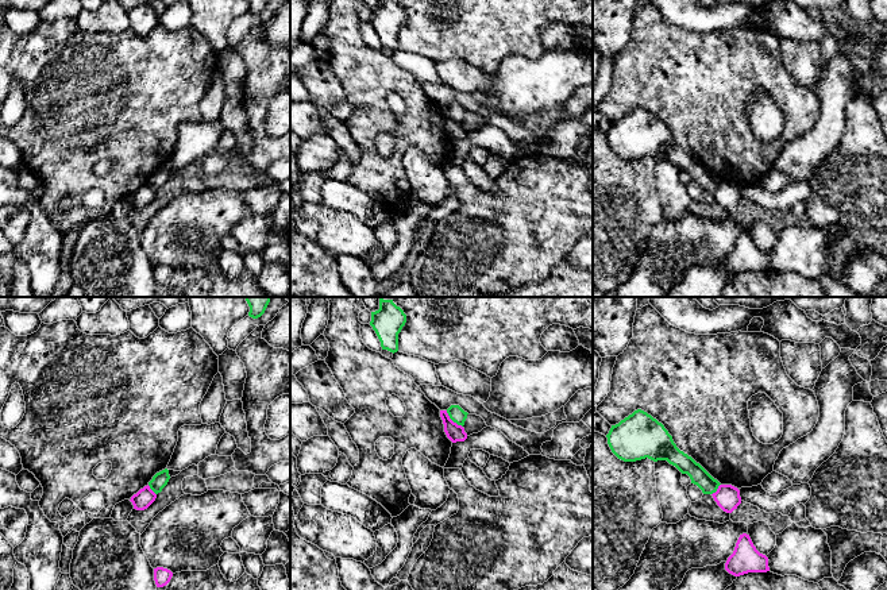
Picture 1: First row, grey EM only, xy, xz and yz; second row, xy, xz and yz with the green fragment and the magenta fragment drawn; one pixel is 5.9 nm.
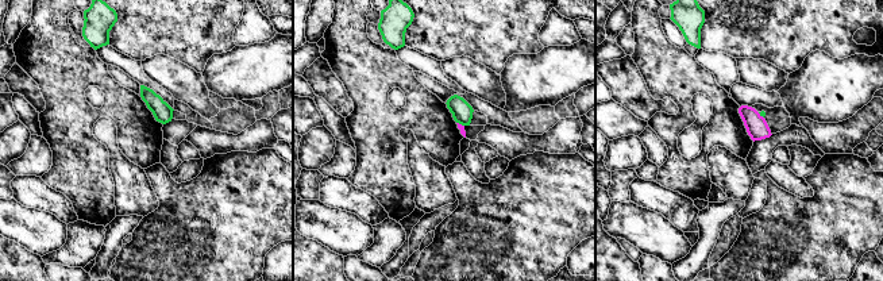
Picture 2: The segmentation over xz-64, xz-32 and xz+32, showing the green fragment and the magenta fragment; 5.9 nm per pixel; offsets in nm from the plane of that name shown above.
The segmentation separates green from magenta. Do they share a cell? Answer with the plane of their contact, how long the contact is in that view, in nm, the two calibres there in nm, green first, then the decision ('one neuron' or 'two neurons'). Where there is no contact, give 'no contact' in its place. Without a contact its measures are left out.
meets green in xz; contact 140 nm long; 90 nm thick on the green side, 100 nm on the other; two neurons

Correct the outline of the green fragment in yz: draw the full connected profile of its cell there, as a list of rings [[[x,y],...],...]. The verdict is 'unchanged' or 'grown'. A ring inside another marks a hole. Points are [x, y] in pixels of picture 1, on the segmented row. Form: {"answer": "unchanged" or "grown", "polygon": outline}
{"answer": "unchanged", "polygon": [[[641,409],[635,410],[618,424],[612,425],[606,437],[612,452],[624,462],[636,462],[645,458],[653,462],[667,460],[682,474],[687,474],[691,479],[691,483],[697,485],[703,494],[716,493],[718,486],[721,485],[699,463],[697,463],[691,456],[676,447],[672,436],[668,433],[662,423],[659,423],[656,419]]]}

